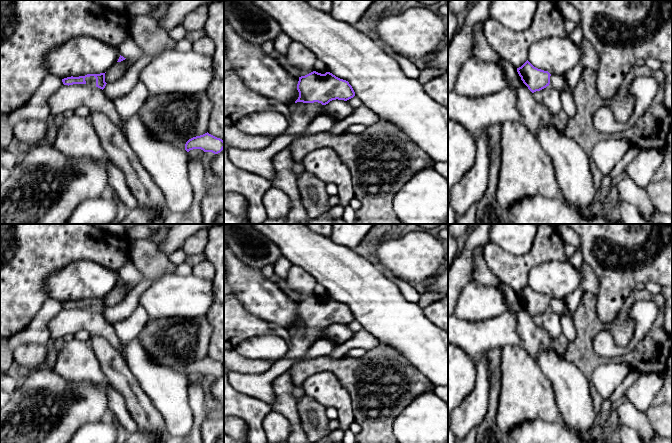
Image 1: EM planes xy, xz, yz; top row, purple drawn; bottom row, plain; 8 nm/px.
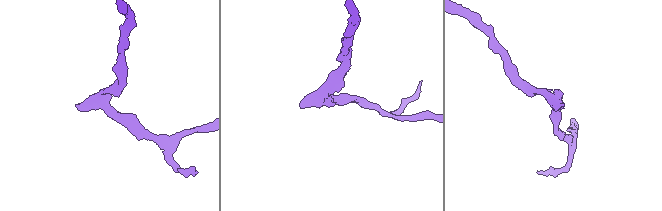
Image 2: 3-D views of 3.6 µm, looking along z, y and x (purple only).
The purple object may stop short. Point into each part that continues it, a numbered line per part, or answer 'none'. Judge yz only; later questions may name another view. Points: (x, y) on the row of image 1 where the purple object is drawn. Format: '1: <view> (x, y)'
1: yz (558, 82)

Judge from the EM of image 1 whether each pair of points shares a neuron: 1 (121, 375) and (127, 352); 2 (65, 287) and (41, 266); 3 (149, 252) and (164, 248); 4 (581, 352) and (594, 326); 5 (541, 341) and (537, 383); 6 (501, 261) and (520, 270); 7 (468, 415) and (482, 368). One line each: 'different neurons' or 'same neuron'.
1: different neurons
2: different neurons
3: different neurons
4: same neuron
5: different neurons
6: same neuron
7: same neuron

